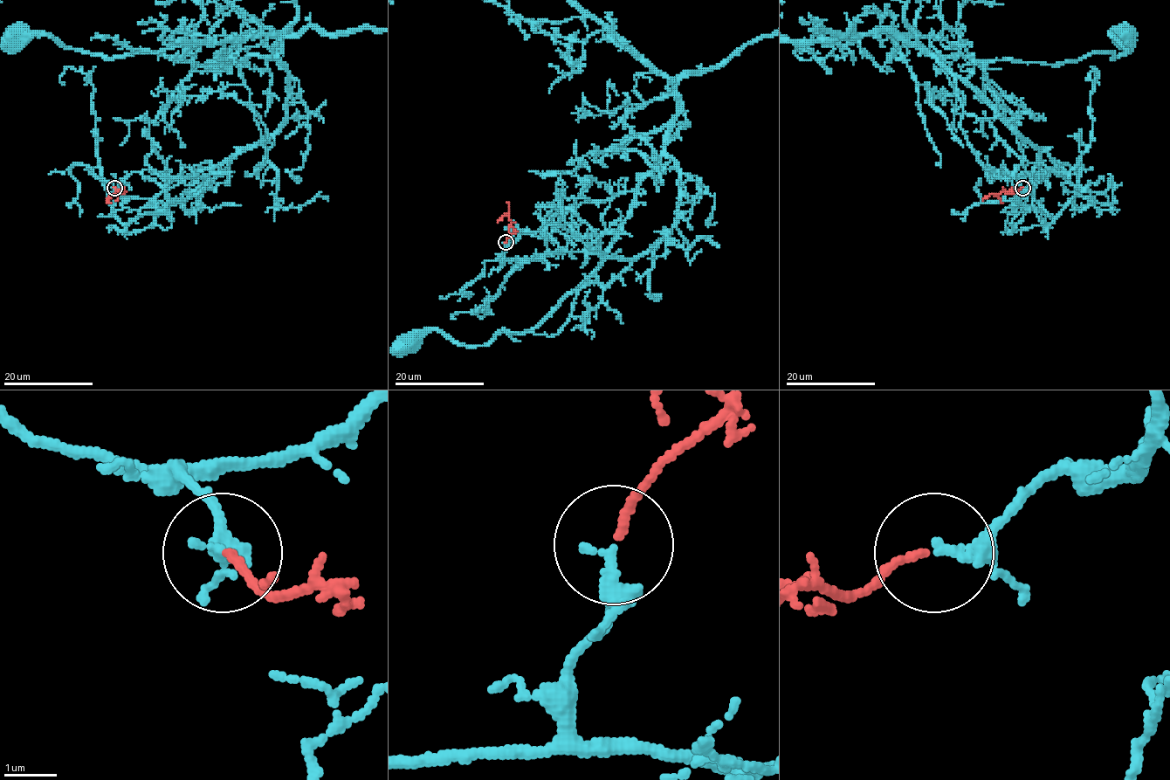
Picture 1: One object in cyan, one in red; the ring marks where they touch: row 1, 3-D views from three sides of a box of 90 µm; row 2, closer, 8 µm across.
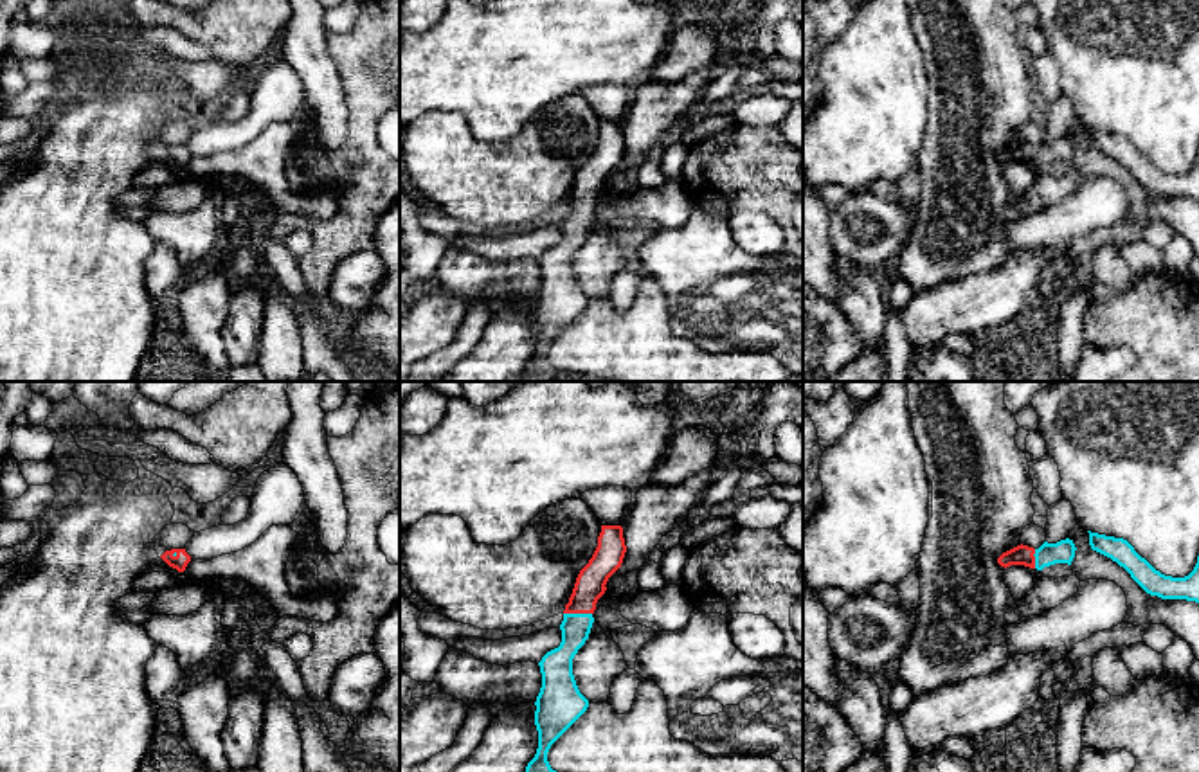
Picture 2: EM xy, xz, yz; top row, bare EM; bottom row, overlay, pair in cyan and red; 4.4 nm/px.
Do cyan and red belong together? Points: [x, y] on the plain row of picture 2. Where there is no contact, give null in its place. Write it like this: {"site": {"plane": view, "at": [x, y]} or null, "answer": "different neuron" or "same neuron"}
{"site": {"plane": "xz", "at": [578, 211]}, "answer": "same neuron"}

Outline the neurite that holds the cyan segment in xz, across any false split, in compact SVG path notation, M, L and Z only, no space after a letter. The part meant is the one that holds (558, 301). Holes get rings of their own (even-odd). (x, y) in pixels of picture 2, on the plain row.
M601 122L598 144L580 167L560 221L562 239L538 259L542 284L536 293L535 322L538 346L526 364L522 382L600 382L578 373L558 371L547 358L551 342L587 308L589 297L580 290L572 256L589 236L598 196L609 175L621 164L627 149L623 124Z

